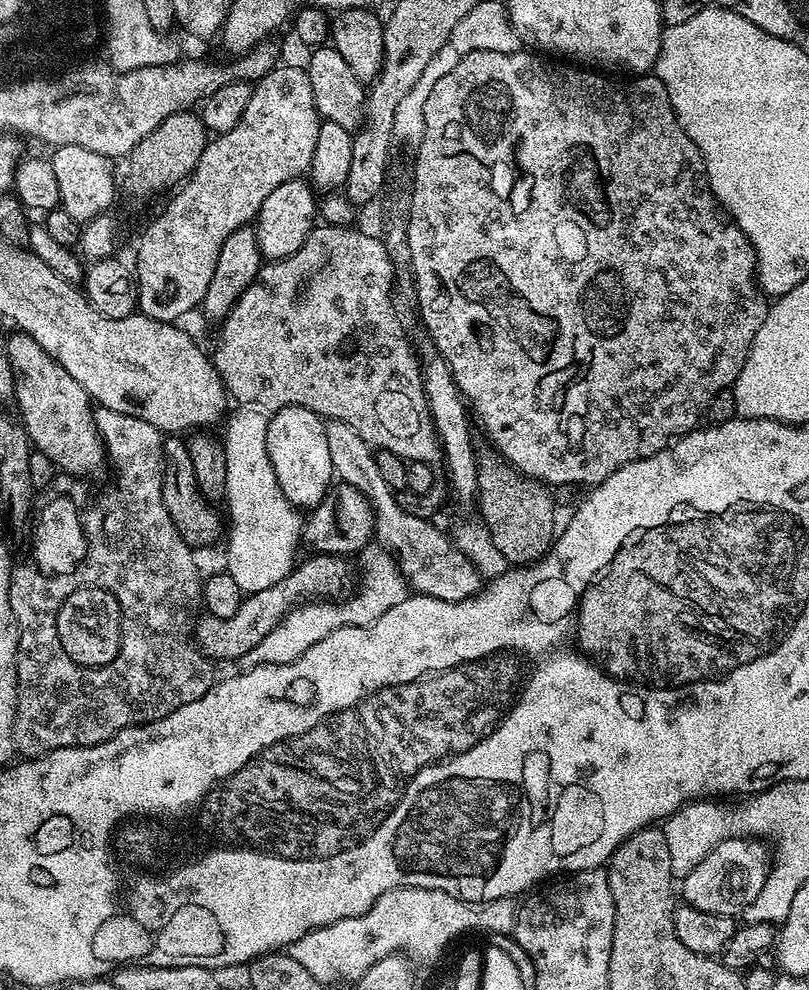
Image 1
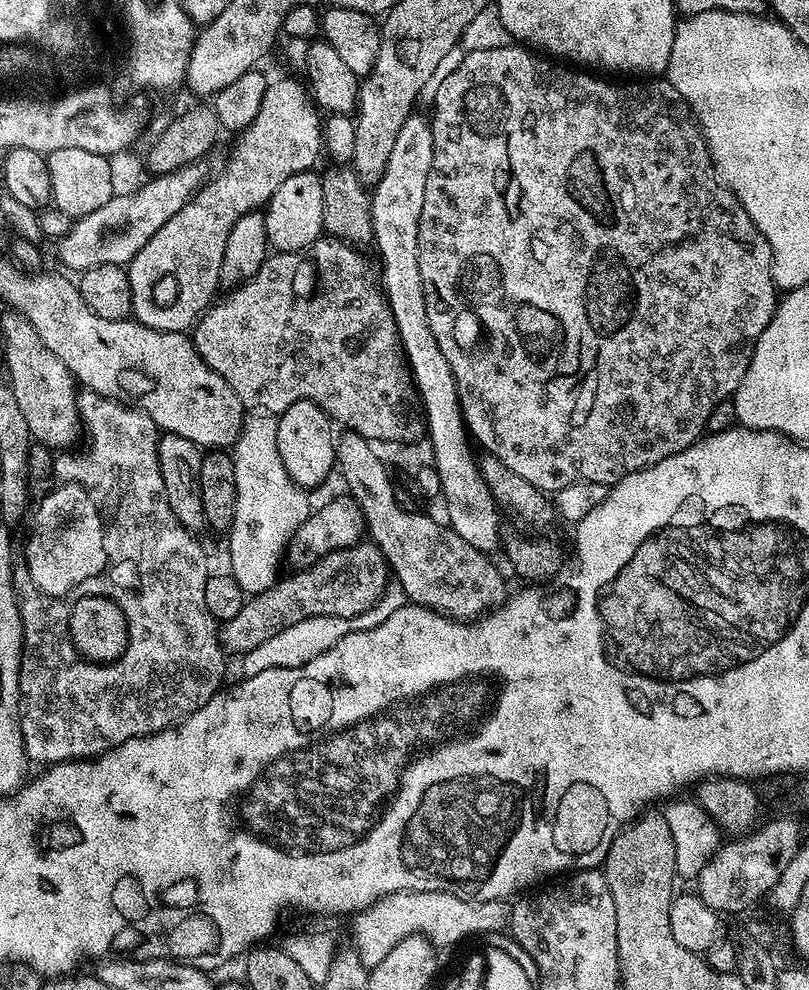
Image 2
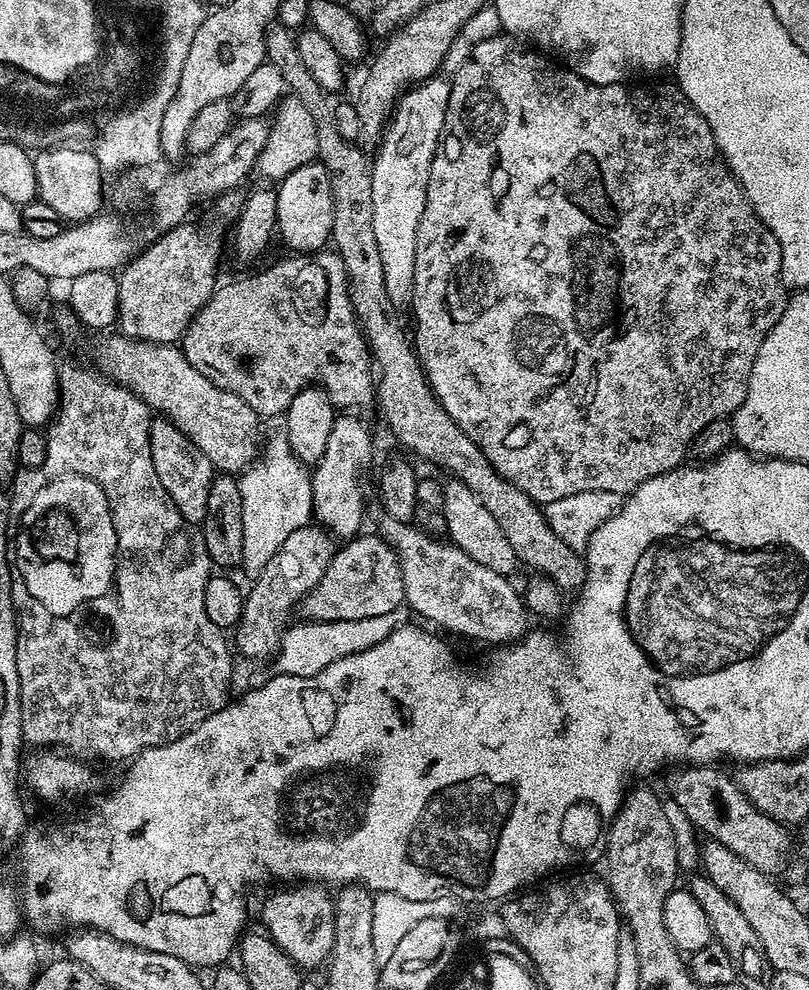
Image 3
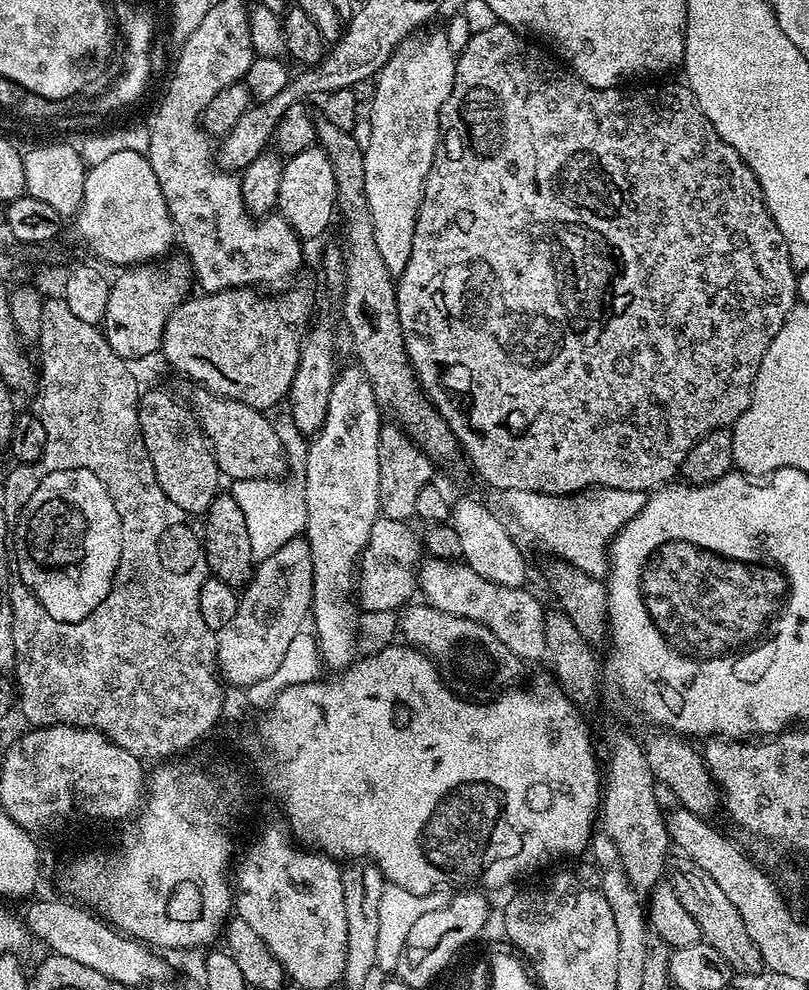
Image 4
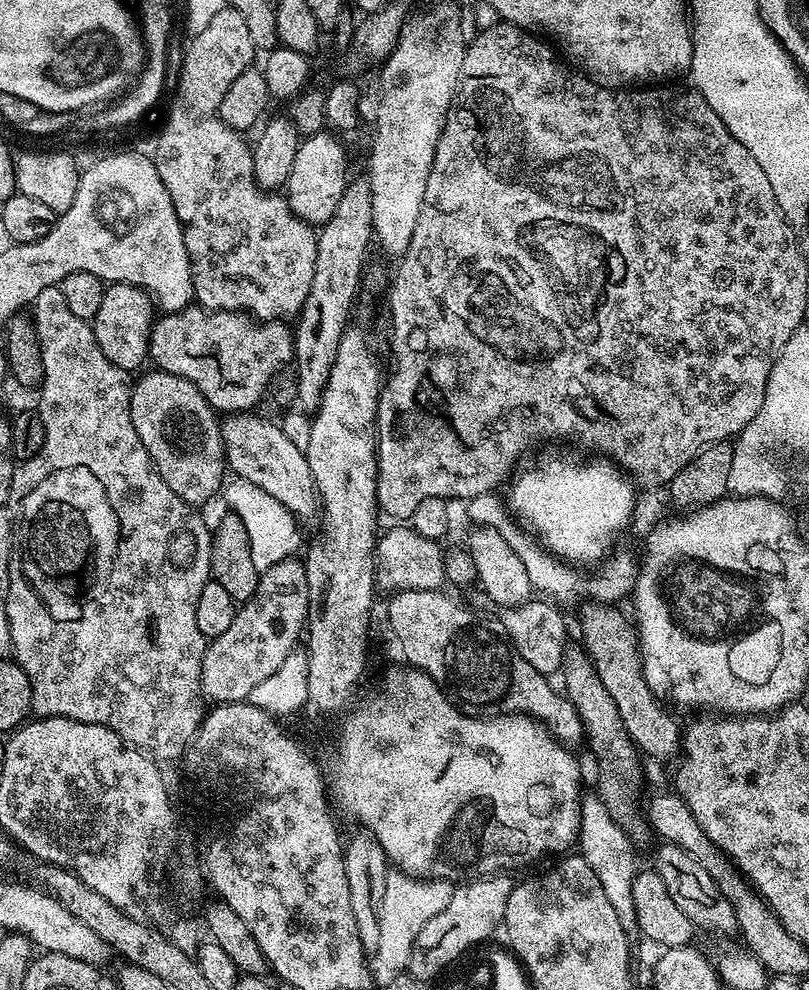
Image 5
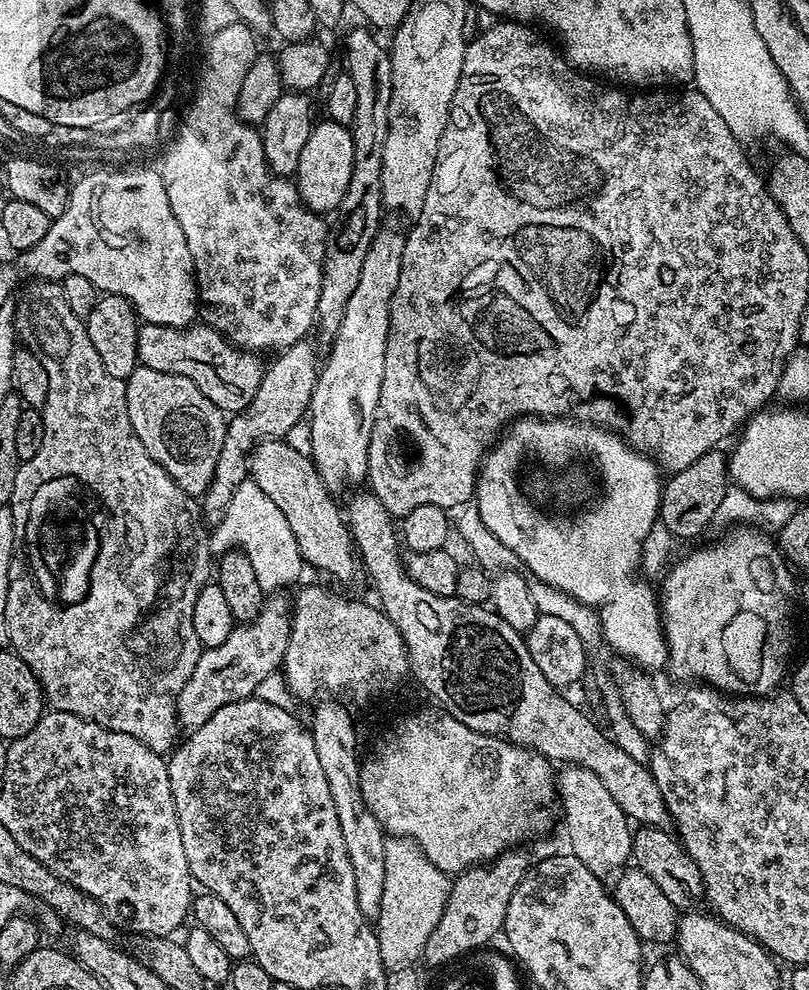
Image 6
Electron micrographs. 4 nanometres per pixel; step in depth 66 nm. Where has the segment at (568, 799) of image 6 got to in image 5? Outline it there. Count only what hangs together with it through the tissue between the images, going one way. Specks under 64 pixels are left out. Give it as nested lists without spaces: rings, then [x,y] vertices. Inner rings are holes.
[[[585,795],[580,802],[580,835],[578,852],[584,861],[598,874],[598,882],[602,882],[602,890],[606,890],[606,898],[610,906],[614,906],[614,914],[618,914],[618,922],[622,922],[622,930],[629,934],[637,931],[636,915],[634,914],[634,886],[632,878],[632,847],[634,841],[624,827],[610,814],[599,795]]]

